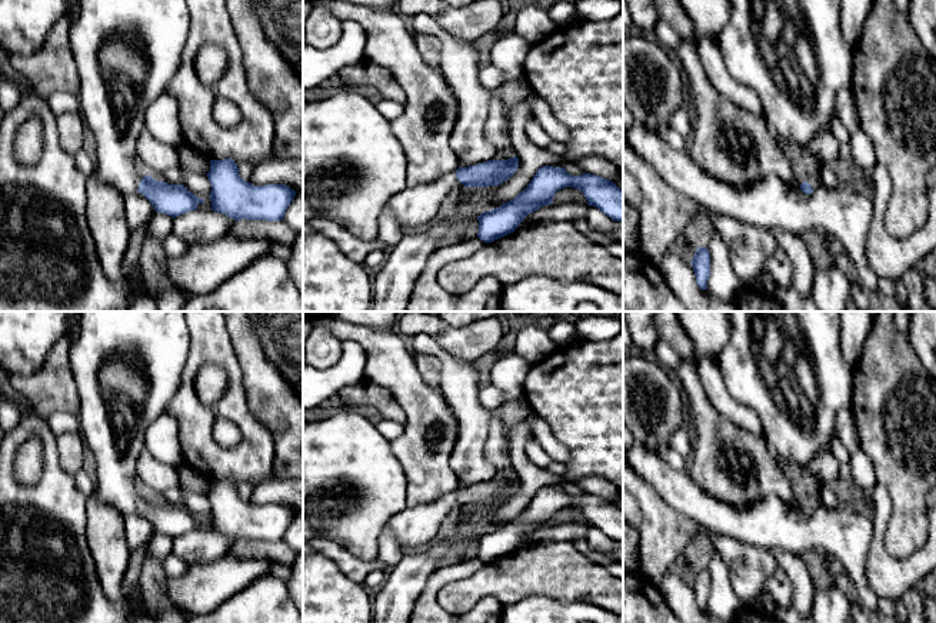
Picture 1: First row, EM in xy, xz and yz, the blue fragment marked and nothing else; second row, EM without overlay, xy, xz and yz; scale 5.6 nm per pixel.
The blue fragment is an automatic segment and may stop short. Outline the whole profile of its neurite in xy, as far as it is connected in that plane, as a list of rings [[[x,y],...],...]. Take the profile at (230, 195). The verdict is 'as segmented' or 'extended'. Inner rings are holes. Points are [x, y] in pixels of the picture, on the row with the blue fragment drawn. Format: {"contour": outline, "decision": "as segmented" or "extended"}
{"contour": [[[231,159],[210,160],[206,174],[211,191],[211,210],[237,220],[283,220],[296,191],[286,184],[253,186],[239,174]]], "decision": "as segmented"}

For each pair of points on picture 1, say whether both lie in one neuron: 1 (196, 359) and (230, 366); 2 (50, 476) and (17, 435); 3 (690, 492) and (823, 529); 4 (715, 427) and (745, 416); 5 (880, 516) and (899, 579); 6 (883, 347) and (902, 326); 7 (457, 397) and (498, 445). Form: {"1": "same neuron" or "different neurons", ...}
{"1": "same neuron", "2": "same neuron", "3": "same neuron", "4": "different neurons", "5": "same neuron", "6": "different neurons", "7": "different neurons"}

